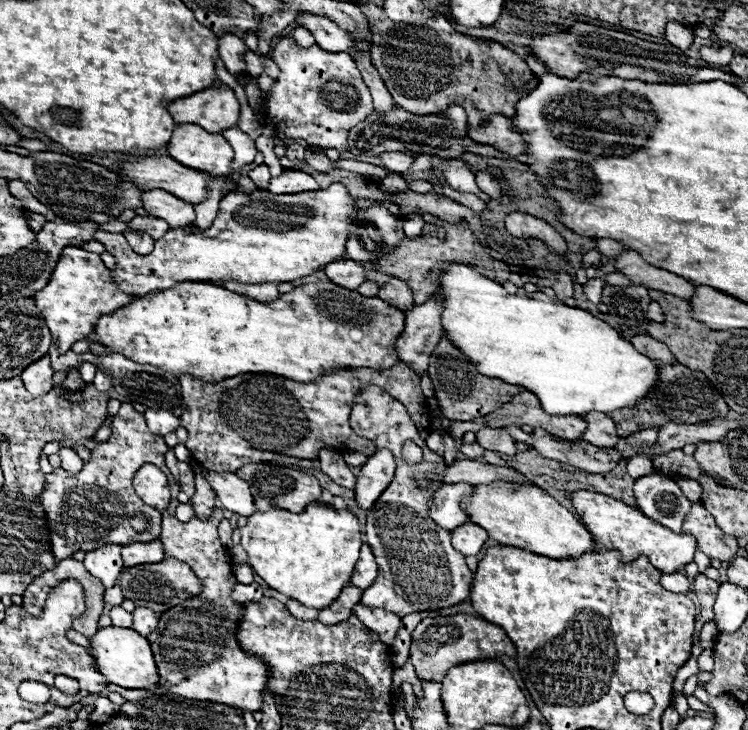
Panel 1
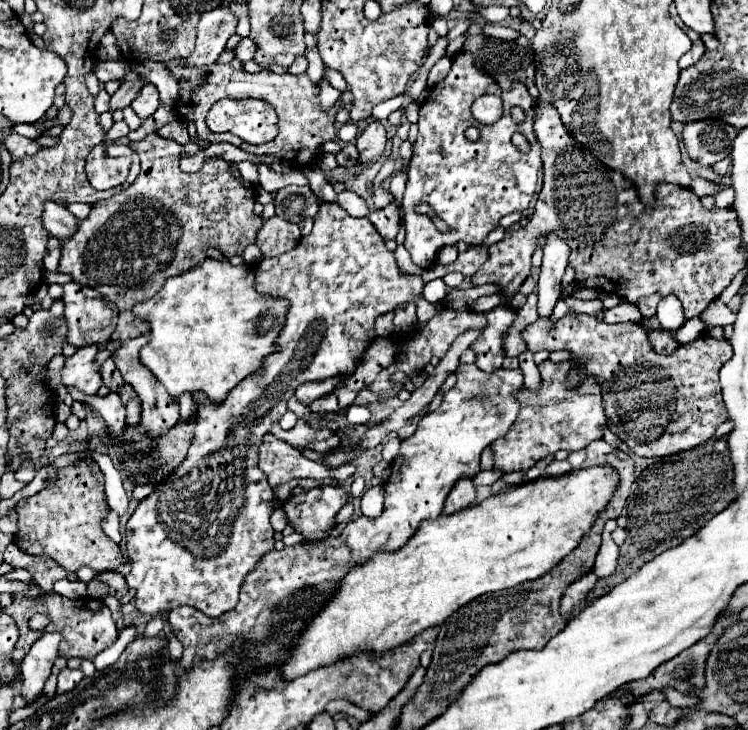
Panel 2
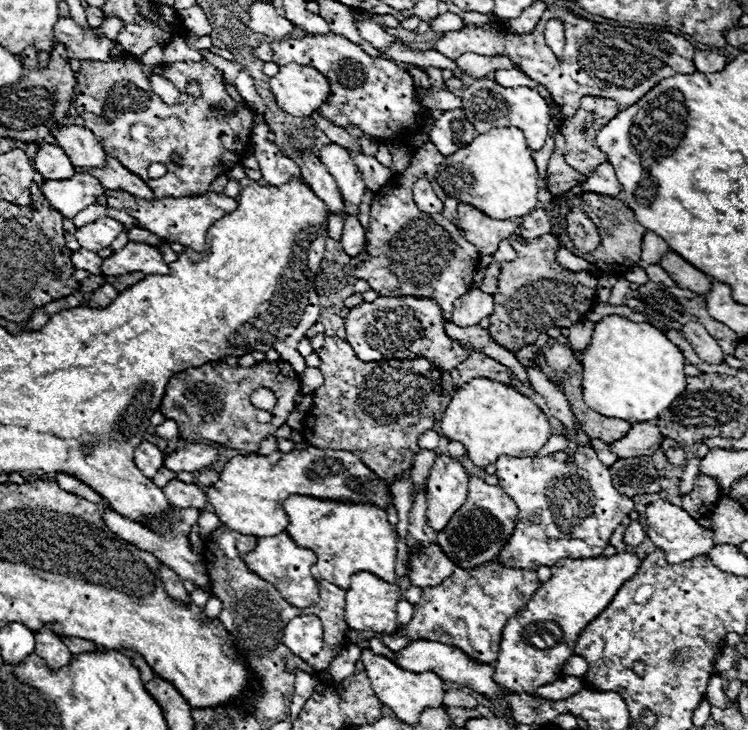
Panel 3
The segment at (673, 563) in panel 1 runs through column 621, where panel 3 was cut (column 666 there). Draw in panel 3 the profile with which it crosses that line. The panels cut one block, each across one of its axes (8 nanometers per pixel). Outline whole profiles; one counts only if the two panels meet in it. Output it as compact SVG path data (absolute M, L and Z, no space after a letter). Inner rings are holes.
M658 500L648 504L646 508L646 536L666 552L666 560L670 564L680 564L692 560L696 556L704 556L714 548L714 532L700 526L686 510L674 506L670 502Z

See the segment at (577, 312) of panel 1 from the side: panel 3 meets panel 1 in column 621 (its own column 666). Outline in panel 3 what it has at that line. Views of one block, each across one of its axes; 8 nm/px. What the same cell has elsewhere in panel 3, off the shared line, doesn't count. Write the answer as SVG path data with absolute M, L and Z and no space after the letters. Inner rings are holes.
M606 316L594 328L594 338L586 348L586 354L580 354L578 360L584 366L584 398L590 408L608 416L608 418L622 418L632 420L632 424L648 422L658 418L678 394L686 388L686 374L684 374L684 354L682 350L666 338L662 330L646 322L632 322L624 316Z

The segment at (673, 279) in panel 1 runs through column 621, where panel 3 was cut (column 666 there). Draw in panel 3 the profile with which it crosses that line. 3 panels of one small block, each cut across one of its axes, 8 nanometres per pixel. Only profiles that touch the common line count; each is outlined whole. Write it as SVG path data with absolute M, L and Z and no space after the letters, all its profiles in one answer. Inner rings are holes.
M668 252L662 256L660 266L672 276L672 280L680 286L680 288L688 288L696 294L708 294L710 292L710 284L712 278L706 276L704 272L700 272L698 268L694 268L690 262L686 262L682 256L678 256L676 252Z

